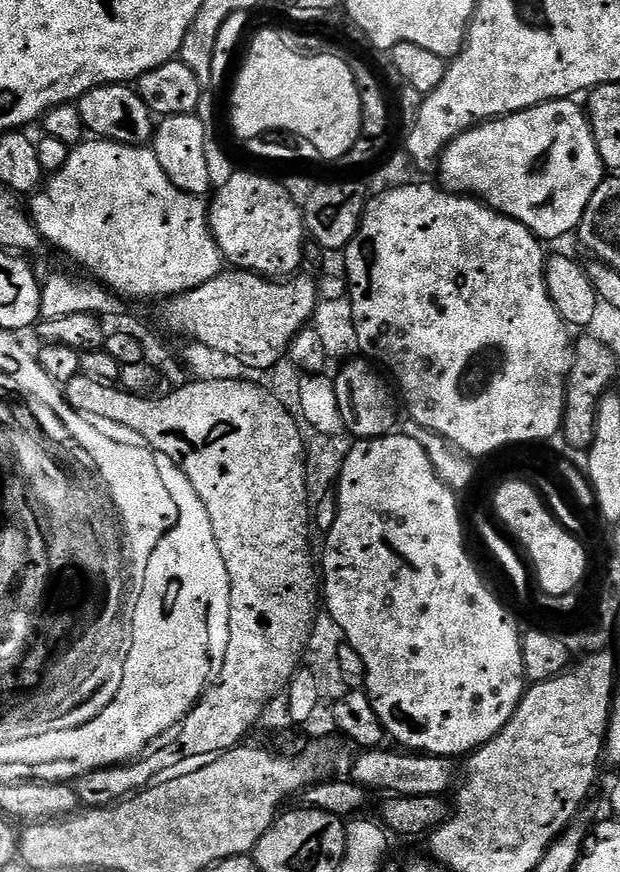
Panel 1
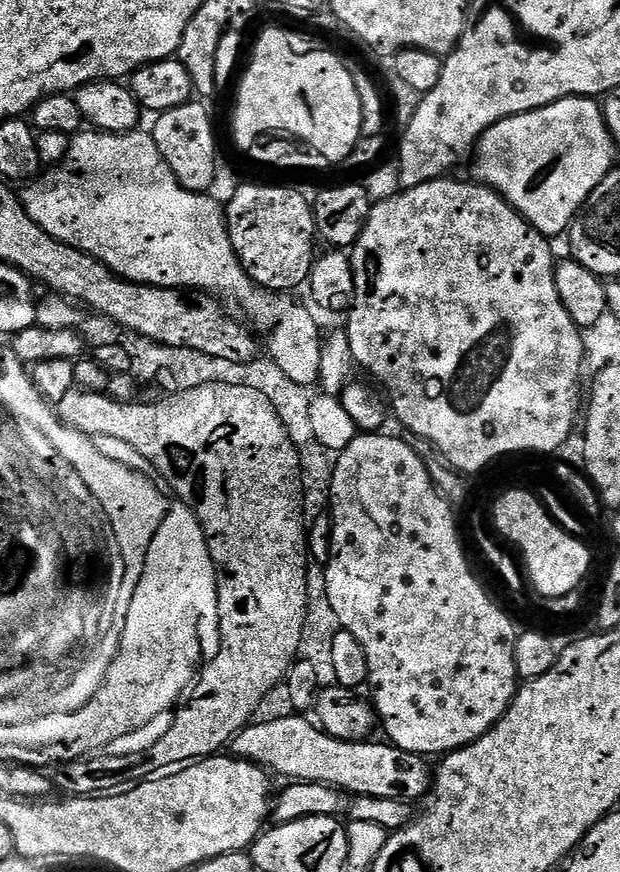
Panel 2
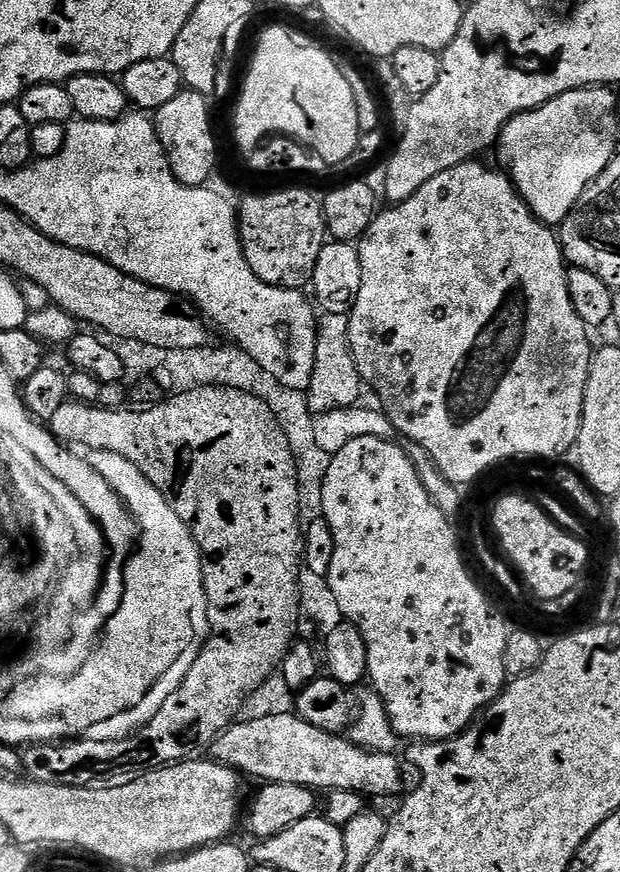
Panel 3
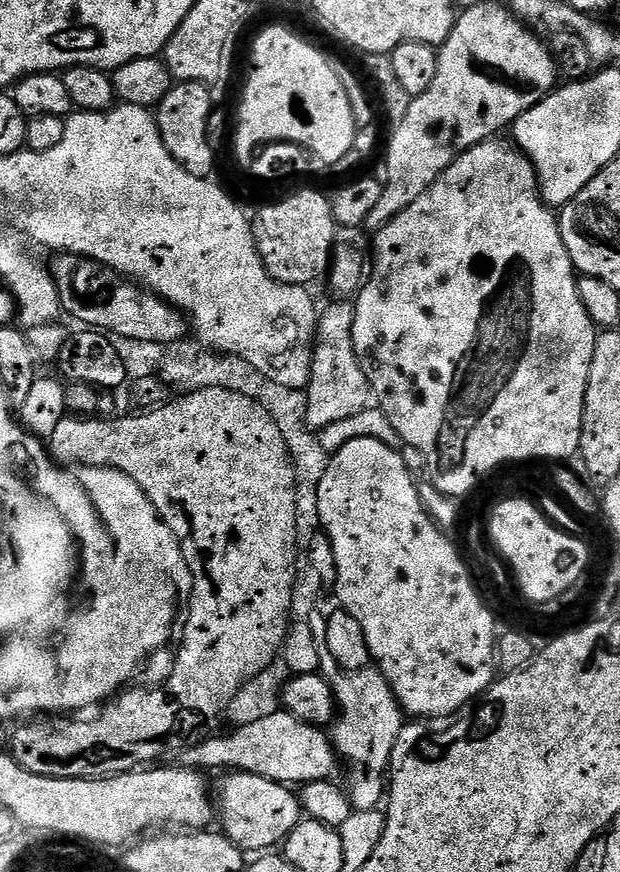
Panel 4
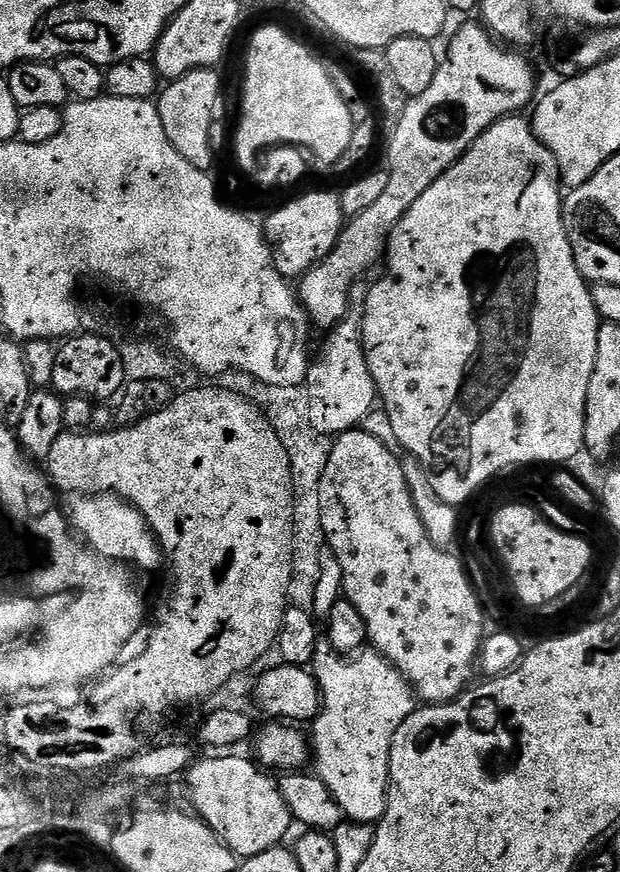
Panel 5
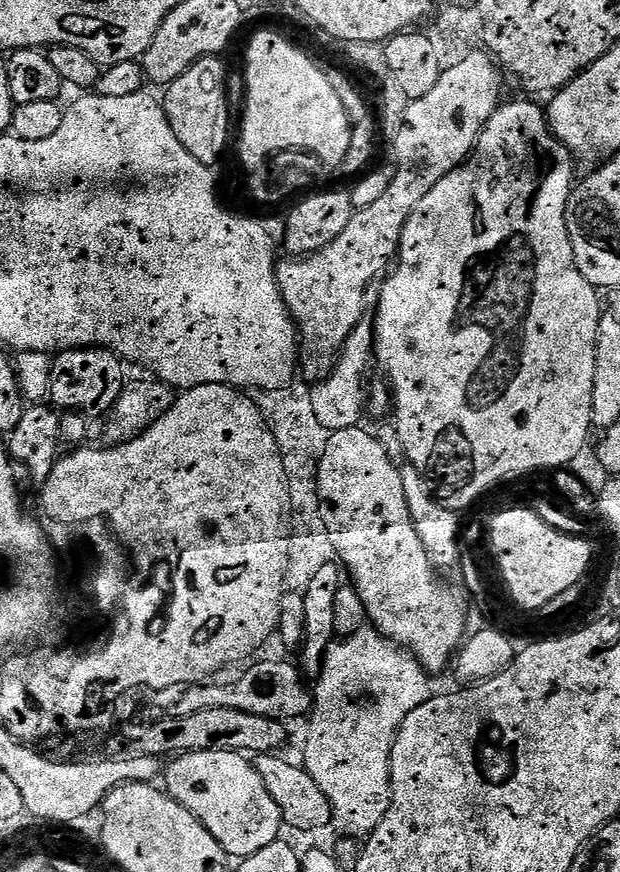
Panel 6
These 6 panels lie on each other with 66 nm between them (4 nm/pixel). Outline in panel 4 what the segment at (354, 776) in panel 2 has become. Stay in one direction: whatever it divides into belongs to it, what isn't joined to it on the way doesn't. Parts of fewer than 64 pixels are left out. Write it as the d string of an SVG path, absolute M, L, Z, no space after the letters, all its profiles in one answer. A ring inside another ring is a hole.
M279 710L266 718L259 718L250 725L233 727L229 736L209 735L178 753L181 768L194 768L209 774L215 768L258 774L267 780L289 786L303 786L335 777L338 757L329 733L323 727L307 724Z

